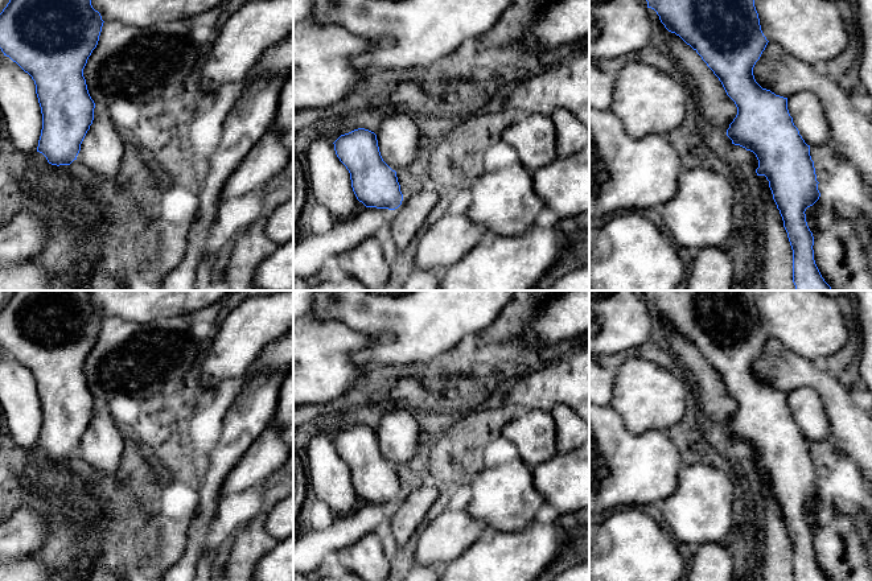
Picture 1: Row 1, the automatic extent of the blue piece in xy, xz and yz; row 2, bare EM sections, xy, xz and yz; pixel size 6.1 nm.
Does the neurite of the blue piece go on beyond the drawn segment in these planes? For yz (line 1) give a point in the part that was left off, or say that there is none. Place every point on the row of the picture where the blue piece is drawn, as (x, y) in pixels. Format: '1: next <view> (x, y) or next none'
1: next none

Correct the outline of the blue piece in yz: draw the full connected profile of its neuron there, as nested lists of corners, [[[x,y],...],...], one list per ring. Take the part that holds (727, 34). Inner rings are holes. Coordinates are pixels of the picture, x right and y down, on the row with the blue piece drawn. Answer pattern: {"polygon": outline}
{"polygon": [[[646,0],[647,8],[651,8],[659,16],[665,28],[679,36],[690,45],[713,71],[721,82],[727,95],[735,102],[737,115],[727,129],[727,136],[732,144],[740,145],[756,154],[758,160],[757,176],[765,176],[773,199],[780,210],[783,227],[793,250],[793,283],[795,290],[832,290],[822,277],[814,260],[814,236],[806,222],[806,209],[813,206],[820,197],[814,161],[810,156],[810,145],[805,143],[793,118],[787,110],[787,98],[776,95],[770,90],[762,88],[754,79],[753,67],[760,59],[768,45],[760,25],[754,0]]]}

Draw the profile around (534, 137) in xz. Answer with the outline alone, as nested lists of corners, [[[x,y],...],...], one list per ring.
[[[540,114],[527,115],[513,123],[501,135],[531,173],[556,160],[556,133],[552,119]]]

